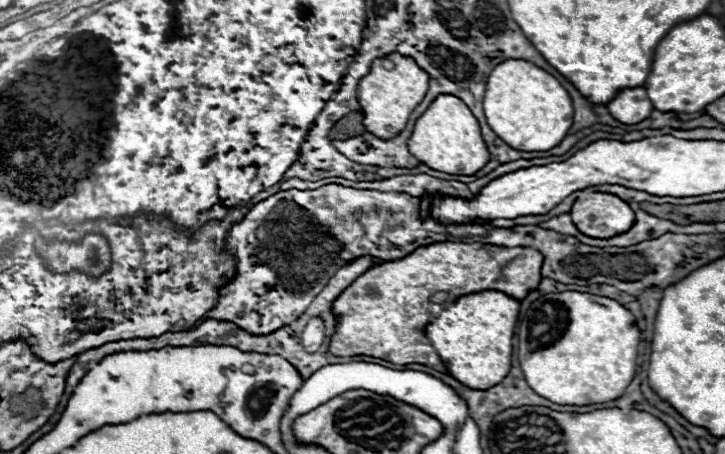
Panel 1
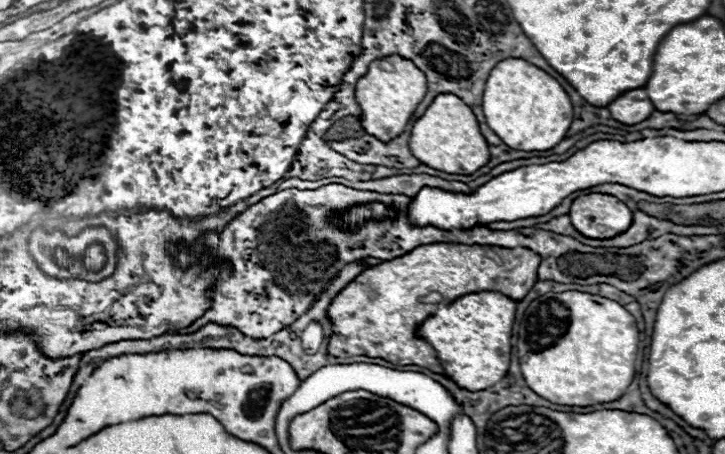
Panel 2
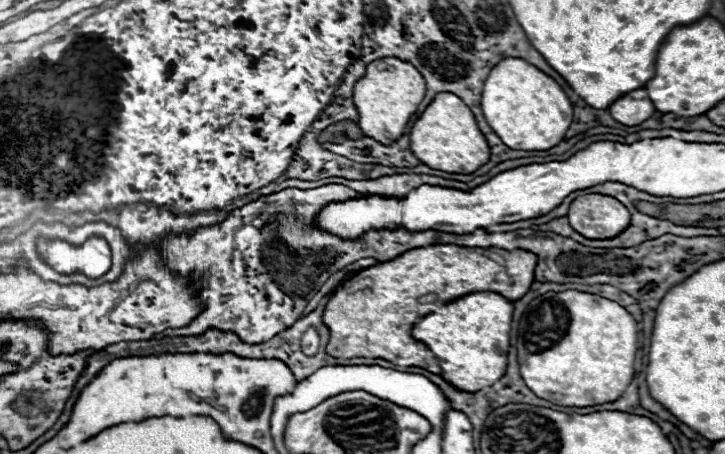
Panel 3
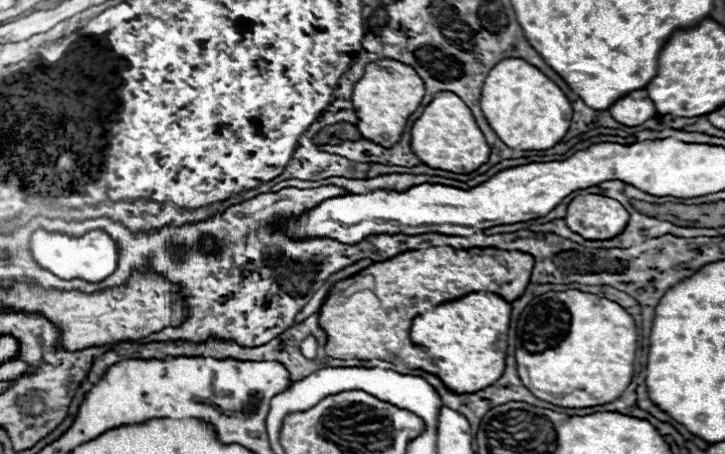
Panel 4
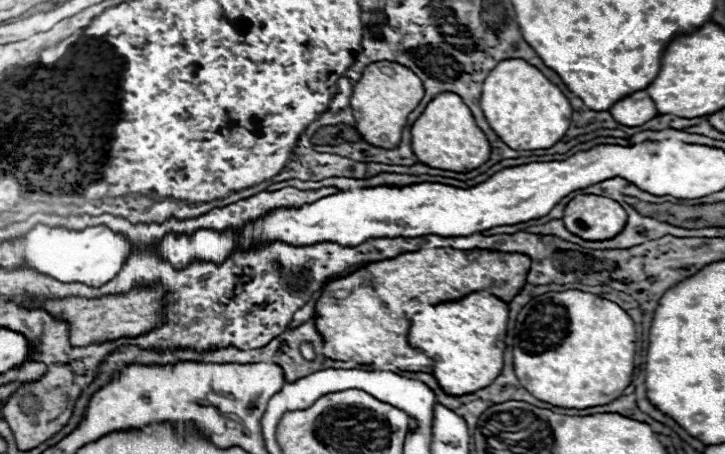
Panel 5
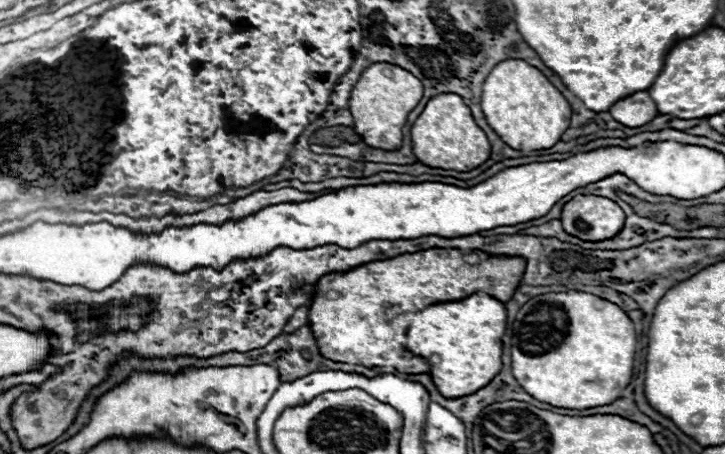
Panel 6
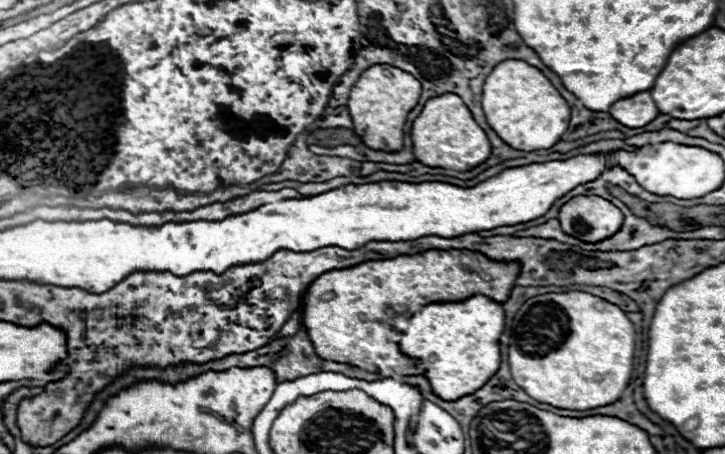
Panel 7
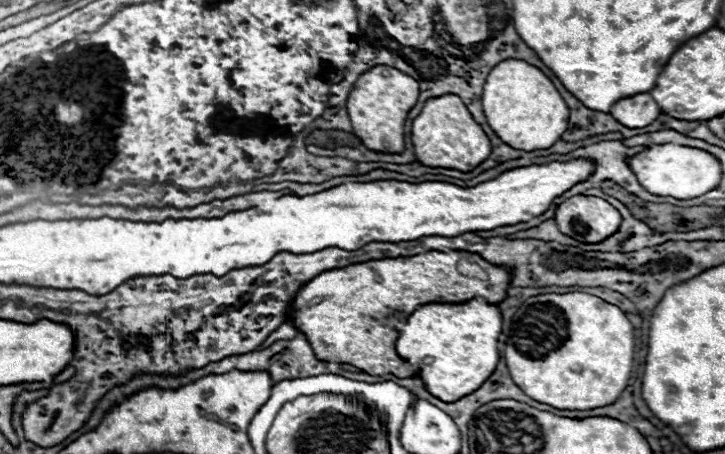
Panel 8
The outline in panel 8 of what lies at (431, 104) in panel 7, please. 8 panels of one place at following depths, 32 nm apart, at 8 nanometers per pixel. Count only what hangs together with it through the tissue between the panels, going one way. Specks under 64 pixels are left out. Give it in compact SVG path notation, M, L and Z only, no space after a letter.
M444 94L424 104L418 118L412 122L412 144L416 160L430 168L448 168L470 172L490 156L490 140L474 122L472 114L456 94Z

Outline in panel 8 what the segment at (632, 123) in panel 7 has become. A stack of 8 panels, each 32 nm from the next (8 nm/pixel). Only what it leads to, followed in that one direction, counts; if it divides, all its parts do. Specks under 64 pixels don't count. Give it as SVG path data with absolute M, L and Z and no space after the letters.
M636 94L636 98L624 98L624 102L616 102L610 114L628 128L644 128L662 112L650 94Z

